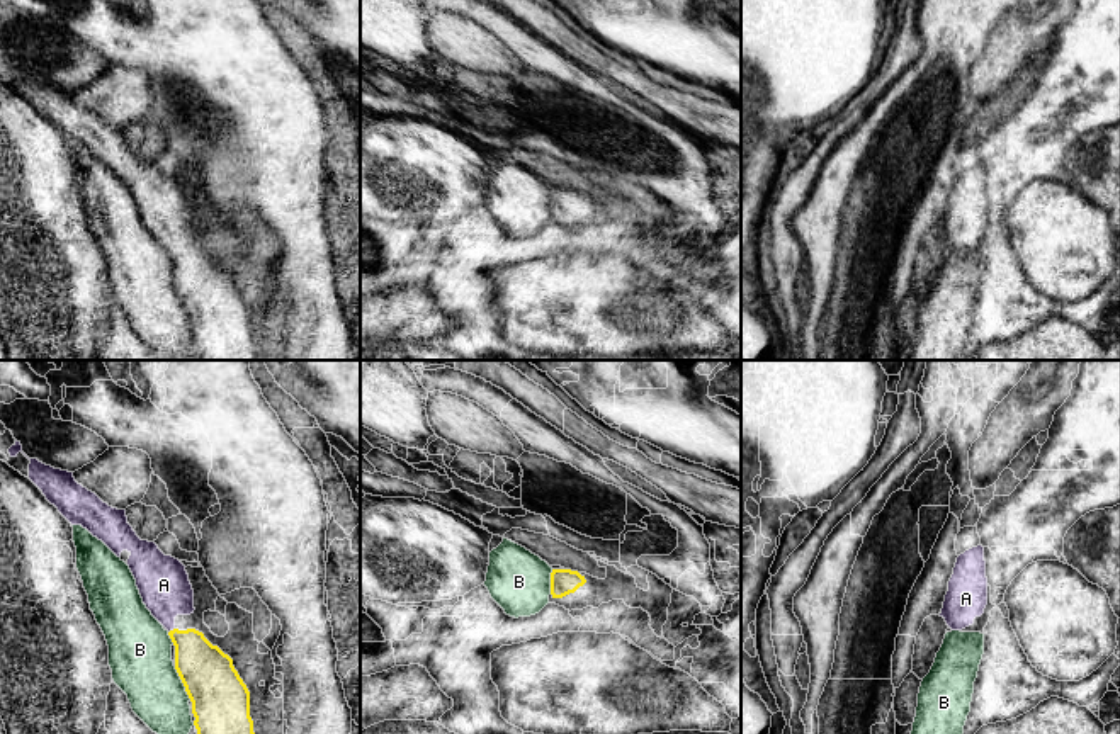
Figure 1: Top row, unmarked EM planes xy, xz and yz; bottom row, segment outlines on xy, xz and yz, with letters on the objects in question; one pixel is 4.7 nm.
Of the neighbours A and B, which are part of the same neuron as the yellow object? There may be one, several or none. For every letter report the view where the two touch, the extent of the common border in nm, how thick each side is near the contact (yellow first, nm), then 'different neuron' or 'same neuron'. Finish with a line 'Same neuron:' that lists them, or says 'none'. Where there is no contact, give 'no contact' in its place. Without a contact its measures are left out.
A: xy | 40 nm | 240/240 nm | same neuron
B: xy | 180 nm | 280/300 nm | different neuron
Same neuron: A

